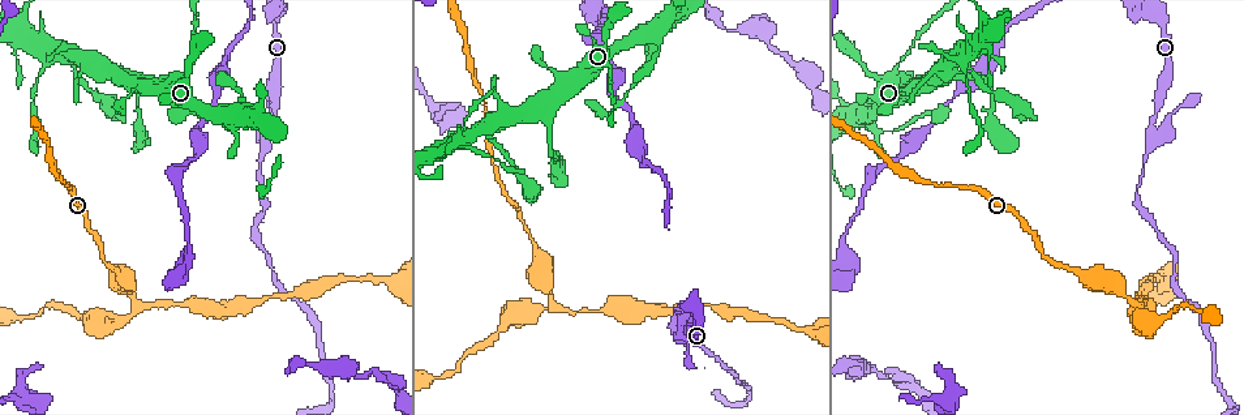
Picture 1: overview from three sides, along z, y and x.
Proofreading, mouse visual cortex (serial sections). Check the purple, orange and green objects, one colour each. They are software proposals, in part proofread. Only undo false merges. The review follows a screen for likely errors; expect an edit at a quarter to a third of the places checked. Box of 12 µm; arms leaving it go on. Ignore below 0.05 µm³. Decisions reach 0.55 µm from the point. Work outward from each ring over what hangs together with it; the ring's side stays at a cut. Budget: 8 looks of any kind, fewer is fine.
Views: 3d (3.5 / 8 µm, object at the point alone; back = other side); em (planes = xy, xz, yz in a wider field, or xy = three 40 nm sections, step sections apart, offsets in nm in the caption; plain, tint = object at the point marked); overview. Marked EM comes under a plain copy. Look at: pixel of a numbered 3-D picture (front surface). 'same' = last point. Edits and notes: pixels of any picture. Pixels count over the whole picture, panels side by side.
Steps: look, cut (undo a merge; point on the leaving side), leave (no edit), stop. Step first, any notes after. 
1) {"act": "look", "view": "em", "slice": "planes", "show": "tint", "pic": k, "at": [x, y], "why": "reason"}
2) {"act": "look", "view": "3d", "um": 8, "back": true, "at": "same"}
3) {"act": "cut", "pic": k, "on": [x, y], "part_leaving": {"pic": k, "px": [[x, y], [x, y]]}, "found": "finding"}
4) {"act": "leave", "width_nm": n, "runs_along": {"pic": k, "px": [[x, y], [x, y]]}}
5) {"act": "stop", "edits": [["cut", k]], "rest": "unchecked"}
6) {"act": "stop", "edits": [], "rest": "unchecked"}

{"act": "look", "view": "3d", "um": 8, "pic": 1, "at": [903, 58], "why": "calibre changes"}

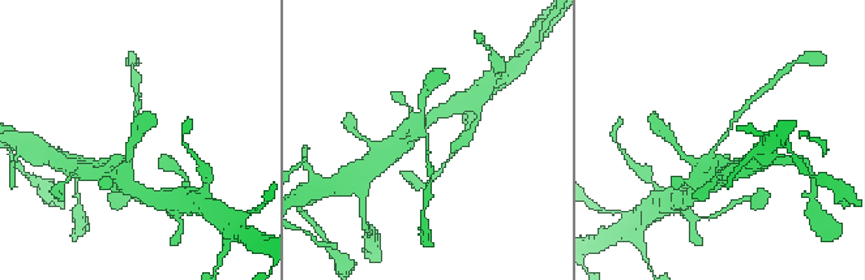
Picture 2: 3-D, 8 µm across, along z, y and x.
{"act": "look", "view": "em", "slice": "xy", "step": 5, "show": "tint", "pic": 2, "at": [427, 139], "arm_widths_nm": [150, 400]}

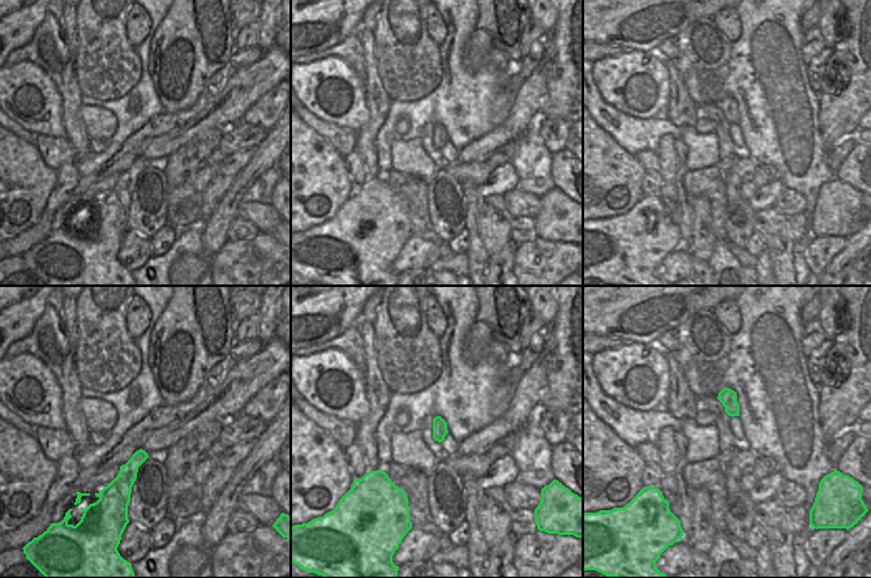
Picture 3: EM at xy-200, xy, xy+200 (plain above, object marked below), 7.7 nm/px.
{"act": "leave", "found": "one cell here"}

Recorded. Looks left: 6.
{"act": "look", "view": "3d", "um": 3.5, "pic": 1, "at": [487, 134], "why": "thick turns thin"}

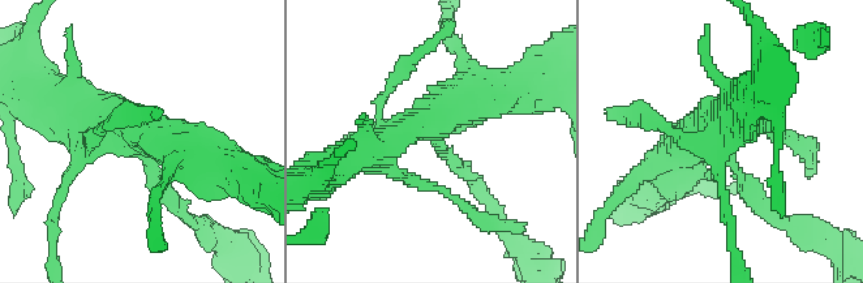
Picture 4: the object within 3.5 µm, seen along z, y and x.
{"act": "look", "view": "em", "slice": "xy", "step": 3, "show": "tint", "pic": 4, "at": [439, 136], "arms": 4, "arm_widths_nm": [150, 250, 400, 600]}

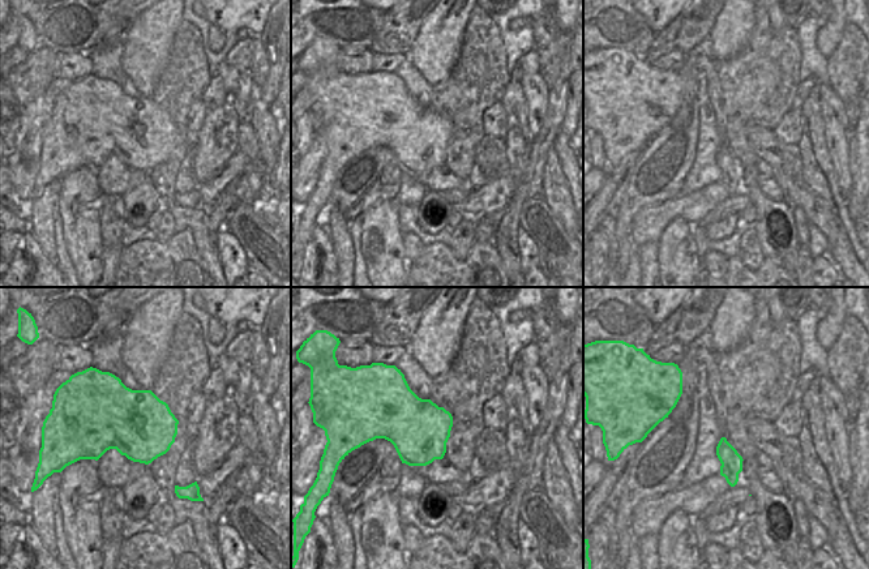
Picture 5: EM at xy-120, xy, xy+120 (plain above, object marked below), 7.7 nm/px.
{"act": "leave", "width_nm": 460, "runs_along": {"pic": 4, "px": [[509, 89], [468, 97], [364, 153]]}, "found": "one cell here"}

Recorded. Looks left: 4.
{"act": "look", "view": "3d", "um": 8, "pic": 1, "at": [683, 315], "why": "side arm on a straight run"}

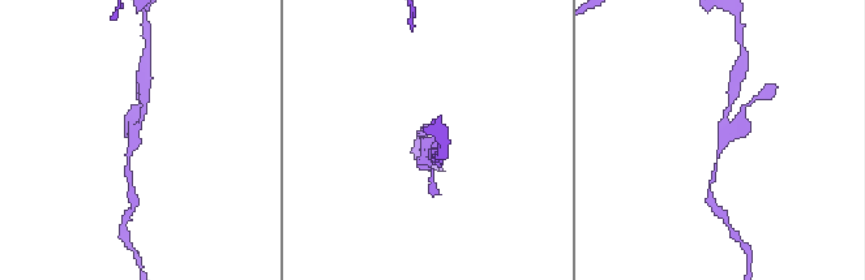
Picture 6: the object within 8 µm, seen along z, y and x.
{"act": "look", "view": "em", "slice": "planes", "show": "tint", "pic": 6, "at": [138, 133], "arms": 3, "arm_widths_nm": [150, 200, 300]}

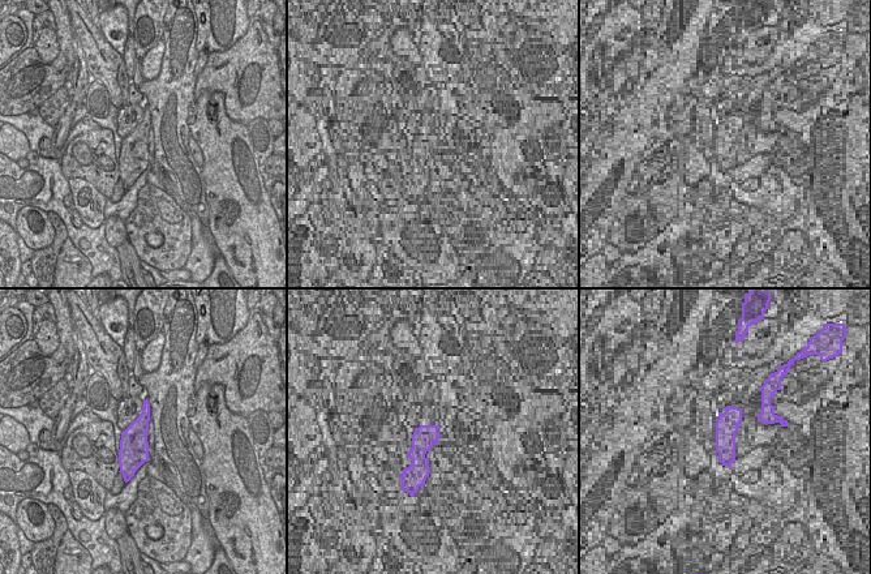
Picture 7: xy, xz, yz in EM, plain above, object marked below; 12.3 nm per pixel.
{"act": "leave", "runs_along": {"pic": 6, "px": [[145, 97], [127, 167]]}, "found": "continuous, no second cell"}

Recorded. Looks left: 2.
{"act": "stop", "edits": [], "rest": "unchecked"}

